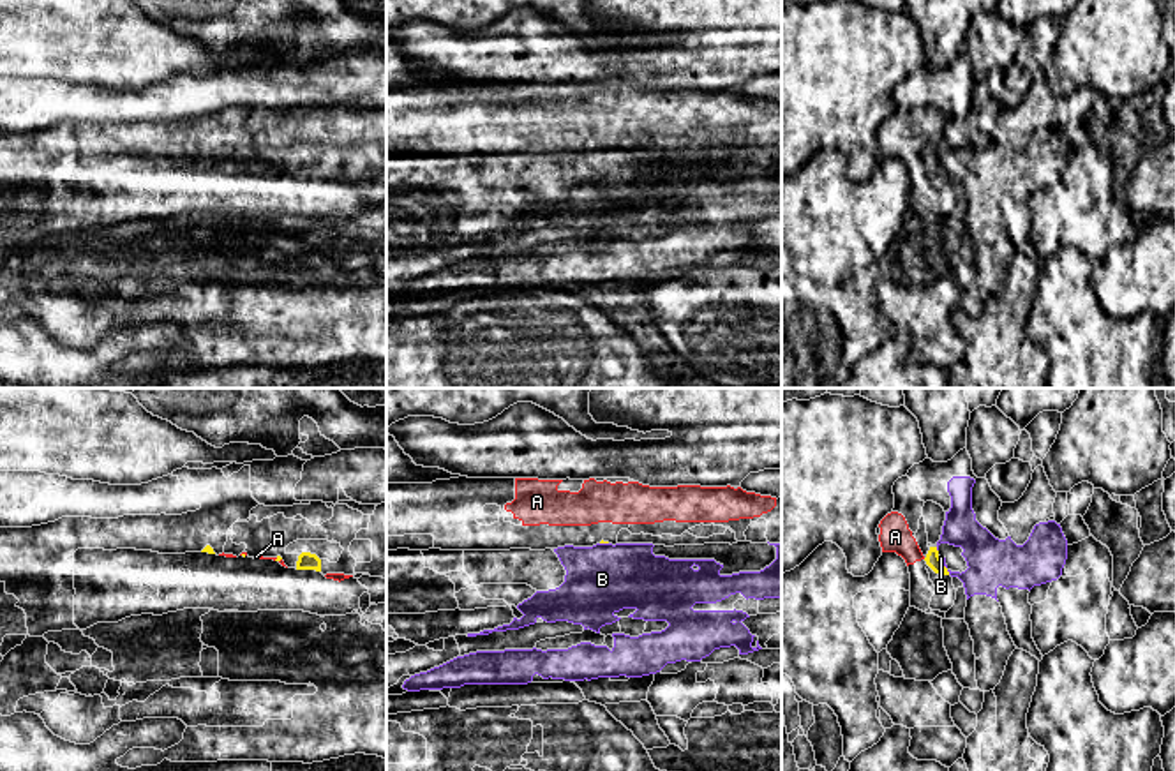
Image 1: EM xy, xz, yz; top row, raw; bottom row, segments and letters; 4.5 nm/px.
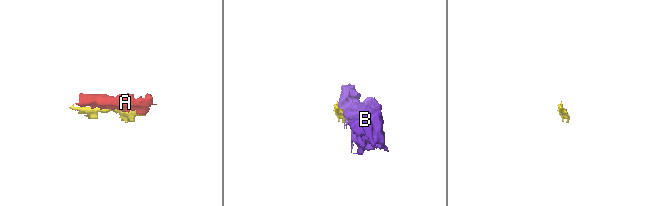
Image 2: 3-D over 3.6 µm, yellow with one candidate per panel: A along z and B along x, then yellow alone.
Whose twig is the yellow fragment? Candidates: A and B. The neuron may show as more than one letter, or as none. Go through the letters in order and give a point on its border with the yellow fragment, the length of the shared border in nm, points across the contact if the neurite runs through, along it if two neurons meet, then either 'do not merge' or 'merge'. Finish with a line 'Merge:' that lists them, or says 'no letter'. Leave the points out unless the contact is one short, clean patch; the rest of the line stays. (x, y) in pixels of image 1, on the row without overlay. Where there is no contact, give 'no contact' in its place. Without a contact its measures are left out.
A: xy (277, 163) | 40 nm | merge
B: yz (935, 154) | 30 nm | do not merge
Merge: A

